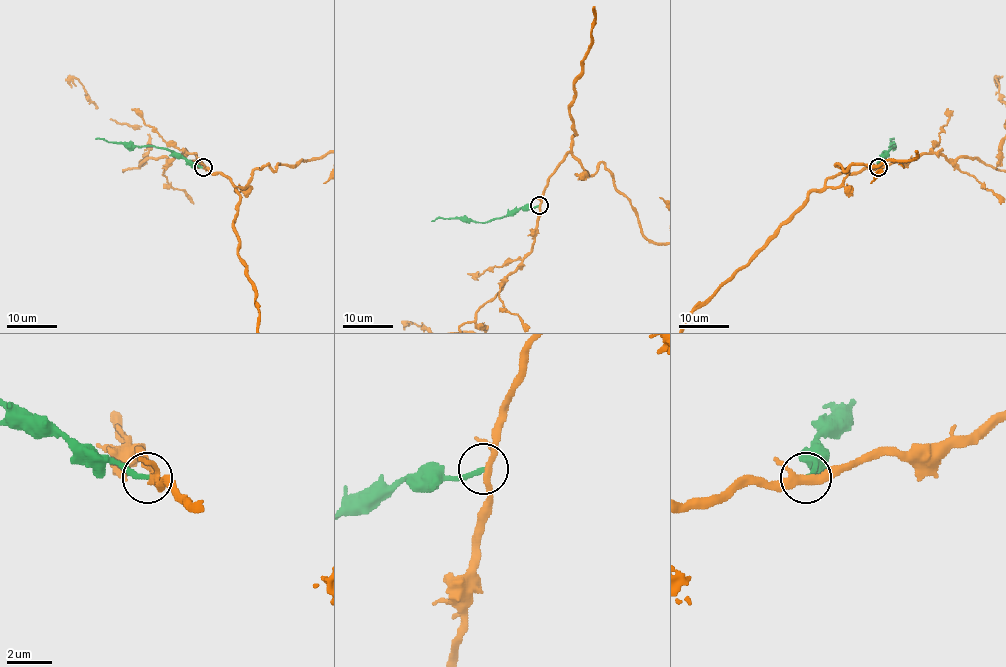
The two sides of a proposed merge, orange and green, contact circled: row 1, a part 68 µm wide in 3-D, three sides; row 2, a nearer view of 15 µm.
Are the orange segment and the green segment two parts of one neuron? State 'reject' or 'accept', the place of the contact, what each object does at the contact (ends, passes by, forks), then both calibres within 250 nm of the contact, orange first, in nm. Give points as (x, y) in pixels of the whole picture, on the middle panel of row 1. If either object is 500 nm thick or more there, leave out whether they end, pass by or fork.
reject; at (539, 205); orange forks there; green ends there; 280 nm thick on the orange side, 240 nm on the other

